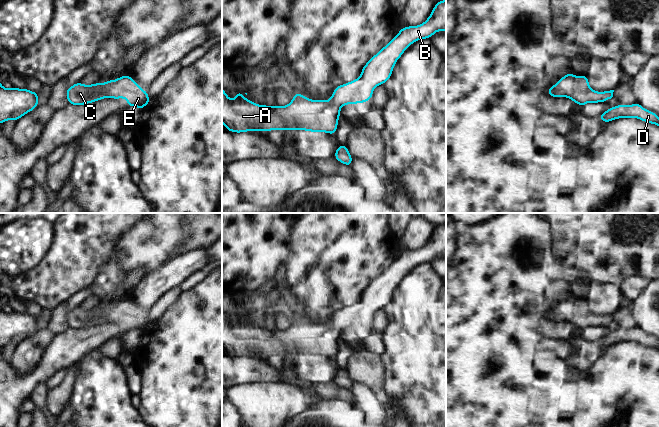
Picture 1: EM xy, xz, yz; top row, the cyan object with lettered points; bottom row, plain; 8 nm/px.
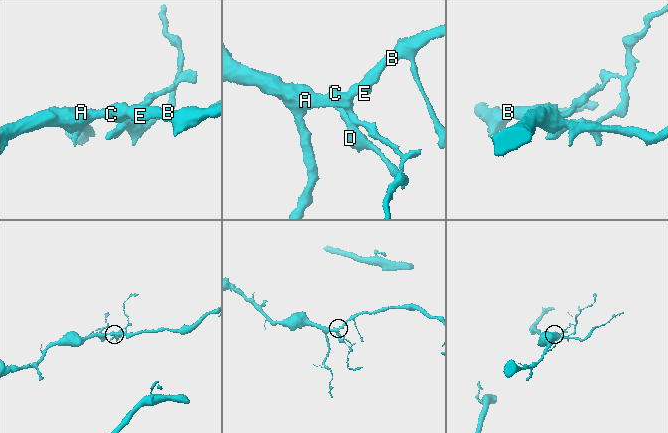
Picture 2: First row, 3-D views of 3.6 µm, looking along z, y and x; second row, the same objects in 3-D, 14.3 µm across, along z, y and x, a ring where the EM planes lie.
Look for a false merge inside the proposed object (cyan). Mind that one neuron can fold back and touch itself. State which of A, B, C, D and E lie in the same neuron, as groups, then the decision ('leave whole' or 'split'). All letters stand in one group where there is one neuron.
groups A B C D E; leave whole

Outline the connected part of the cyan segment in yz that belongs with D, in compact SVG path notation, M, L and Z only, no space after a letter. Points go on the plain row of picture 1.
M638 326L630 330L619 328L615 331L610 331L607 335L602 336L598 342L605 347L619 342L638 342L646 347L659 350L659 340L655 336L645 333Z

